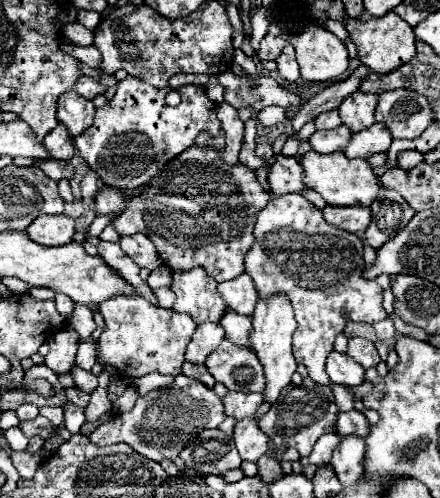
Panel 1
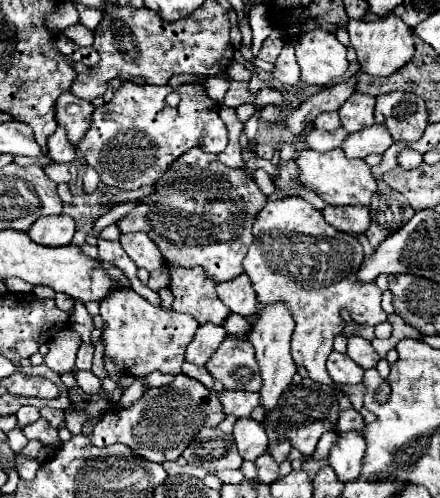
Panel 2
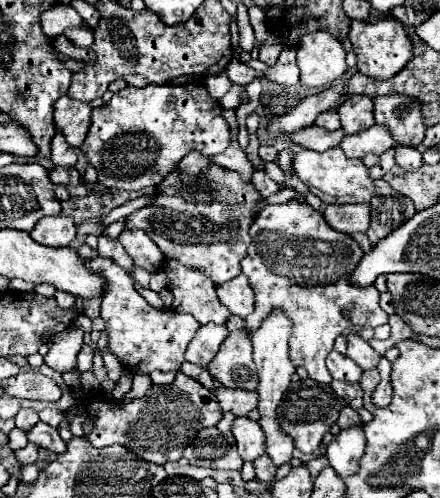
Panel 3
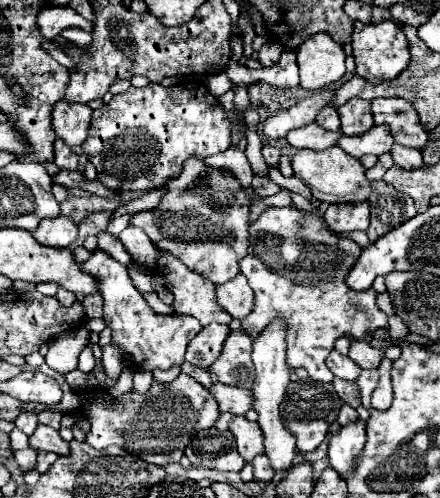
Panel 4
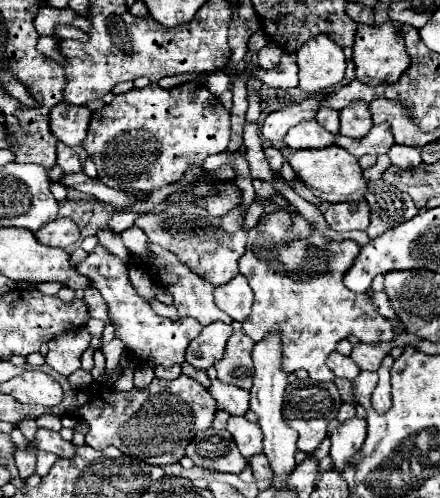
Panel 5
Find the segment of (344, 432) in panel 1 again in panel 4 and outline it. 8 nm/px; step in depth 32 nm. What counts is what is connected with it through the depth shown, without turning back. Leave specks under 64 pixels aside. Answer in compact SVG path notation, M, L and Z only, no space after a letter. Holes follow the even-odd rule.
M344 404L344 406L340 408L340 414L338 414L338 424L340 424L340 426L346 426L346 424L356 422L356 420L358 420L358 412L356 412L352 406Z

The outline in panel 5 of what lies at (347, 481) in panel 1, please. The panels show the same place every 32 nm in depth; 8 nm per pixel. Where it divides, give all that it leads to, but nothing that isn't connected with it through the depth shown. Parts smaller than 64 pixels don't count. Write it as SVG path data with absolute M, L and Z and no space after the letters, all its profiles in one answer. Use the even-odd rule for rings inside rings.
M352 418L344 424L340 424L332 436L330 436L330 458L334 462L336 470L344 470L348 468L352 456L356 456L356 452L360 452L360 448L364 446L366 440L366 420L364 418Z

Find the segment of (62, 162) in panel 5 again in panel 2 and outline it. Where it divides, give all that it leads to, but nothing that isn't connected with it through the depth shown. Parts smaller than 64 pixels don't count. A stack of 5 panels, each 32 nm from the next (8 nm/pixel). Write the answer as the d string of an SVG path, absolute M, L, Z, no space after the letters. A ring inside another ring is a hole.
M56 128L56 132L52 136L48 136L48 156L54 162L72 162L76 158L76 148L68 142L68 136L64 132L64 128Z

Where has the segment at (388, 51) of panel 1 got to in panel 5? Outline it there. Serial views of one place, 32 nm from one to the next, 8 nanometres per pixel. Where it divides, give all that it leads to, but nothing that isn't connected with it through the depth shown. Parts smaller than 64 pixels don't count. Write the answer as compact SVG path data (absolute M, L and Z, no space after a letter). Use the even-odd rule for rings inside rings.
M384 22L382 26L366 26L358 24L356 38L354 38L354 64L356 64L356 78L364 84L392 84L396 82L404 70L410 66L410 56L404 46L404 36L394 26L394 22Z

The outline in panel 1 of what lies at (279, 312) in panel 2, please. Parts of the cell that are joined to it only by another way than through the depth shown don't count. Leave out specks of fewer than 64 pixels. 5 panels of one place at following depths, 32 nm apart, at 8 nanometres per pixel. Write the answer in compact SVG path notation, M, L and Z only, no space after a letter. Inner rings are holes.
M270 296L268 300L260 298L252 314L252 326L254 326L254 332L250 336L252 346L266 372L264 400L274 404L278 400L280 390L290 384L290 378L296 372L296 360L292 356L292 334L296 330L296 318L292 316L292 306L288 304L288 296Z

